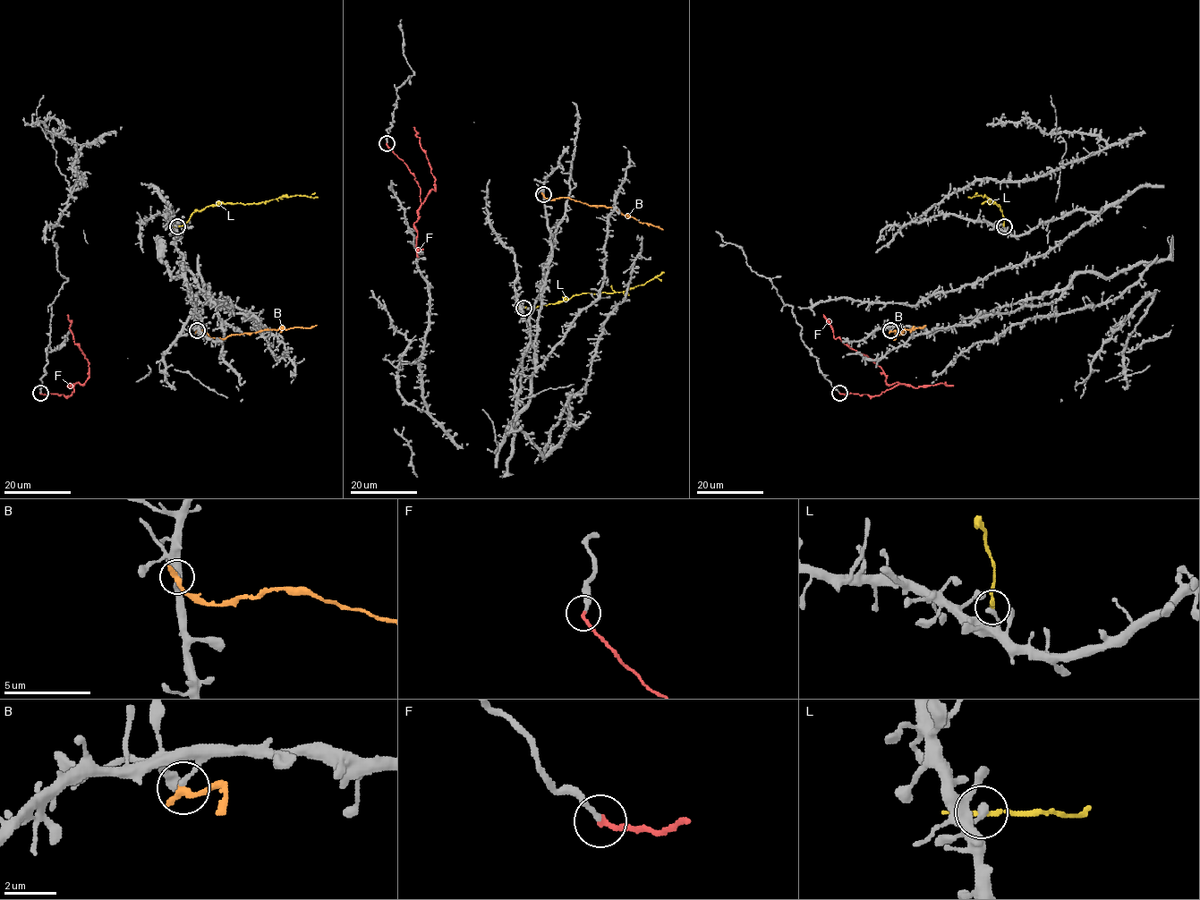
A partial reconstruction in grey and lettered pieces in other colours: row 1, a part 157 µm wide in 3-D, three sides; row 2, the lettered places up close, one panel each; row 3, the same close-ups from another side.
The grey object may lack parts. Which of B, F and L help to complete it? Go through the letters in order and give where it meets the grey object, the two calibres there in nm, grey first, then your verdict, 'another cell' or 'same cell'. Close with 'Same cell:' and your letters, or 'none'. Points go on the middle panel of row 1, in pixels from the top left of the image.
B: meets grey at (543, 194); 170 nm thick on the grey side, 360 nm on the other; another cell
F: meets grey at (387, 143); 200 nm thick on the grey side, 200 nm on the other; same cell
L: meets grey at (523, 308); 260 nm thick on the grey side, 150 nm on the other; another cell
Same cell: F

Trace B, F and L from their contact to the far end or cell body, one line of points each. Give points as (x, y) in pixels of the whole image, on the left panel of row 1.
B: (197, 331), (205, 332), (211, 337), (222, 338), (317, 325)
F: (40, 393), (68, 395), (73, 386), (81, 385), (89, 375), (89, 361), (74, 343), (67, 314)
L: (176, 226), (183, 225), (193, 212), (209, 206), (252, 204), (298, 195), (318, 197)

